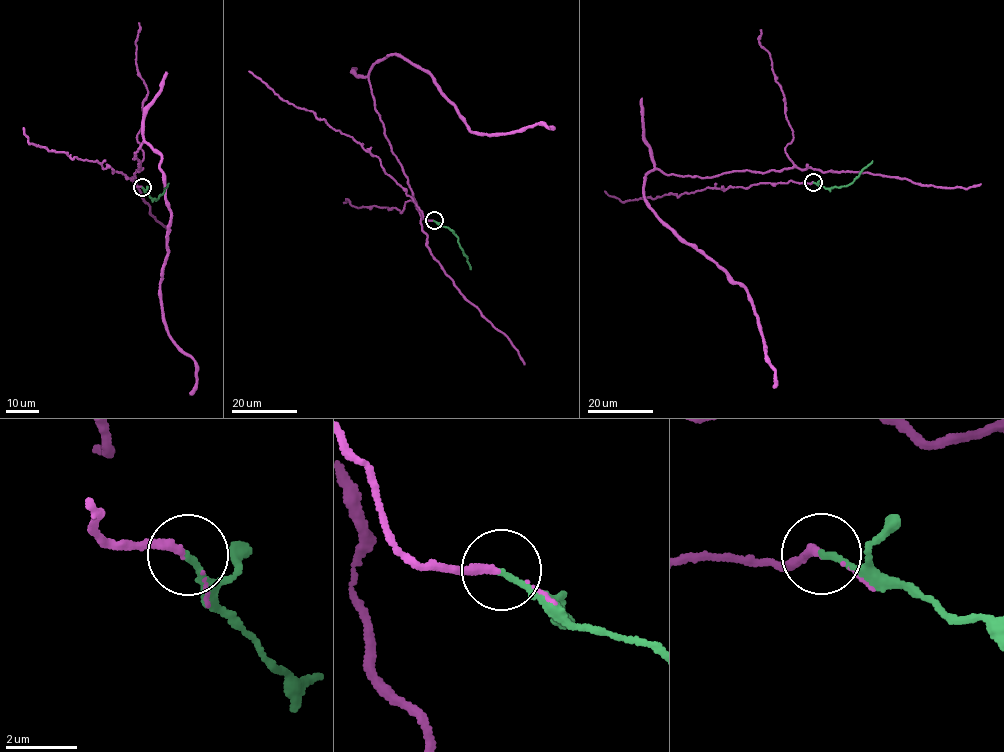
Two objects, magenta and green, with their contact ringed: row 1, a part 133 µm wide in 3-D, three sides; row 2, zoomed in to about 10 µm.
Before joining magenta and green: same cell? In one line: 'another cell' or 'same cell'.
same cell

